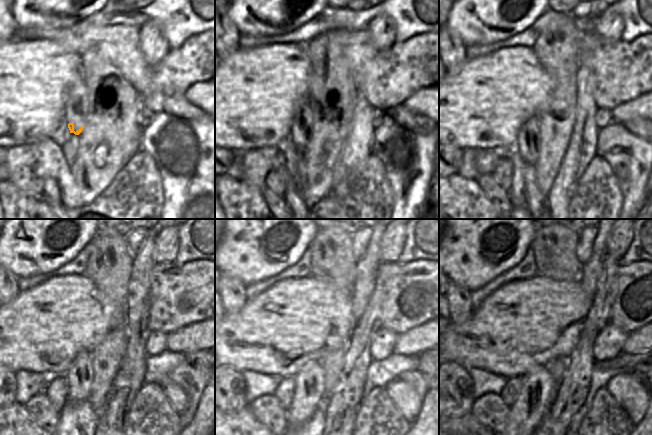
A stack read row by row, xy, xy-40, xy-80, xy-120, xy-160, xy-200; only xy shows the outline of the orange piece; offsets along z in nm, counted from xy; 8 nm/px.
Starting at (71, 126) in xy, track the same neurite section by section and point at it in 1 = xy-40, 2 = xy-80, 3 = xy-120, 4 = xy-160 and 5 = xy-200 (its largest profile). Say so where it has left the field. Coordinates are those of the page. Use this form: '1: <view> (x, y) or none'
1: xy-40 (300, 139)
2: xy-80 (528, 142)
3: xy-120 (80, 375)
4: xy-160 (309, 382)
5: xy-200 (539, 388)

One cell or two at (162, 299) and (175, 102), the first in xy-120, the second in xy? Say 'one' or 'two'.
two

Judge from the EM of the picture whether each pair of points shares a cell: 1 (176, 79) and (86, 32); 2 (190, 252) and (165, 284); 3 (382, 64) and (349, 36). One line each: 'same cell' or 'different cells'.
1: same cell
2: different cells
3: same cell

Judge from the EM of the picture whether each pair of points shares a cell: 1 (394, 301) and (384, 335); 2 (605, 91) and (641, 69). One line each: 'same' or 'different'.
1: different
2: same

